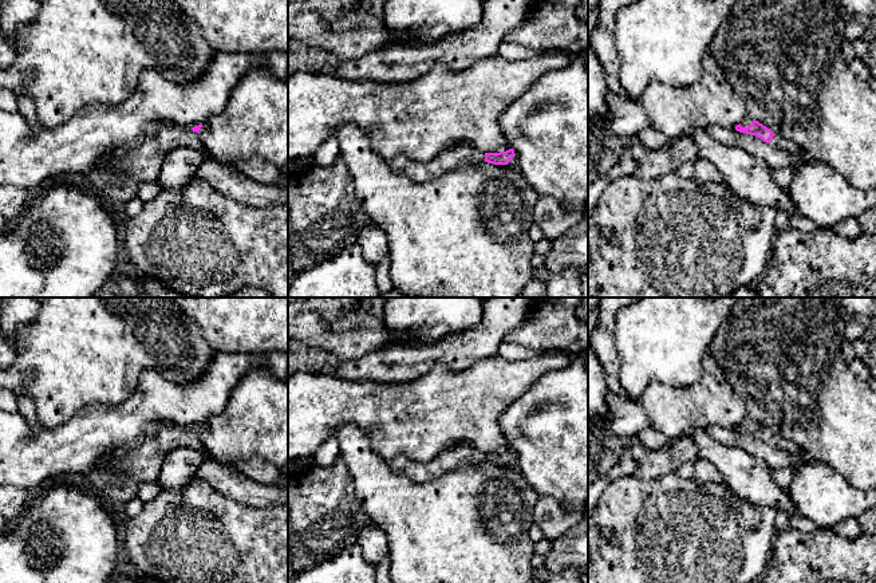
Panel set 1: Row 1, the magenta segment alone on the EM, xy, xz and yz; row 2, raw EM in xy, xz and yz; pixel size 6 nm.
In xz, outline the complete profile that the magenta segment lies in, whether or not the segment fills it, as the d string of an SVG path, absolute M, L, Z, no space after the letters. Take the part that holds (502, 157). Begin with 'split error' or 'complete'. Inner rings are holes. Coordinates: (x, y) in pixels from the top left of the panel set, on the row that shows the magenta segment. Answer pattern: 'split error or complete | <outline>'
split error | M457 145L438 153L433 159L419 162L407 157L396 157L388 161L395 173L403 174L414 182L433 181L463 164L489 162L517 168L517 154L513 149L500 153L482 153L469 145Z

